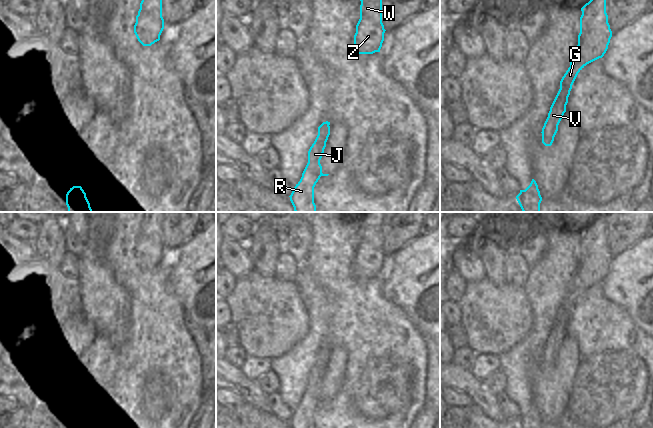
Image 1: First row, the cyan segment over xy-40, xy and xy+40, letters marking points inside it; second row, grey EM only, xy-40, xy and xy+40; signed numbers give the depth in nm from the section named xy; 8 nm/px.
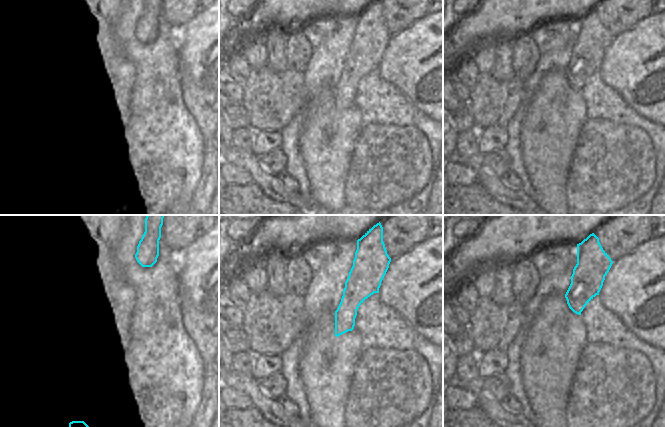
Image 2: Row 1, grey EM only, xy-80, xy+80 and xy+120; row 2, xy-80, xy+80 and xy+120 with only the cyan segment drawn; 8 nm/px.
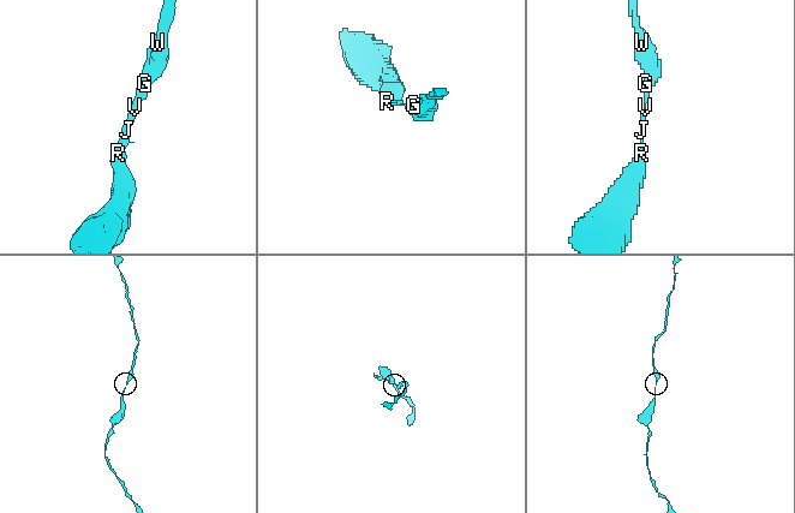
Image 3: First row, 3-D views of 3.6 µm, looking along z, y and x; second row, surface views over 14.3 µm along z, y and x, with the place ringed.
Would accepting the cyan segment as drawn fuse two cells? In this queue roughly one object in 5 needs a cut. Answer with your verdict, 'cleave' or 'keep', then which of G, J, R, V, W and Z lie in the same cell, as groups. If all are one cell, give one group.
keep | G J R V W Z

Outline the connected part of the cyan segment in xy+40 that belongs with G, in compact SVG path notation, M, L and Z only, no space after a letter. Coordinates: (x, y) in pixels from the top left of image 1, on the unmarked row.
M605 214L597 217L581 232L581 235L578 269L570 283L570 291L560 305L560 313L542 352L542 367L545 370L551 370L554 365L578 297L587 288L604 280L612 261L606 237Z

